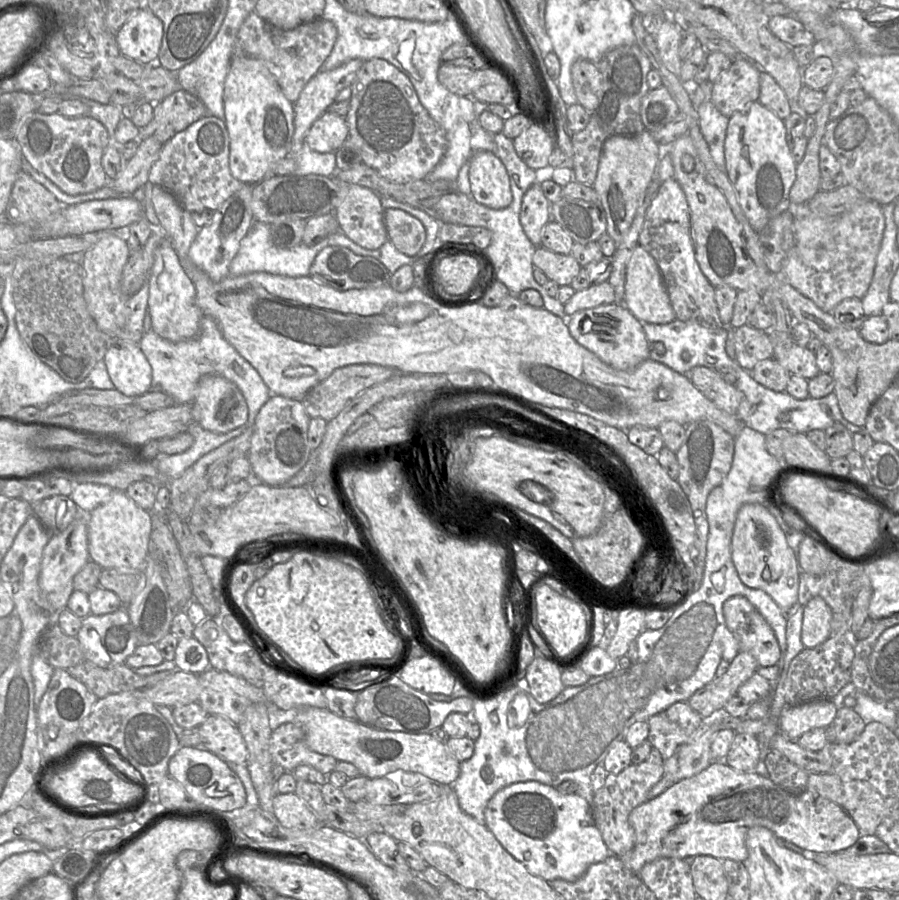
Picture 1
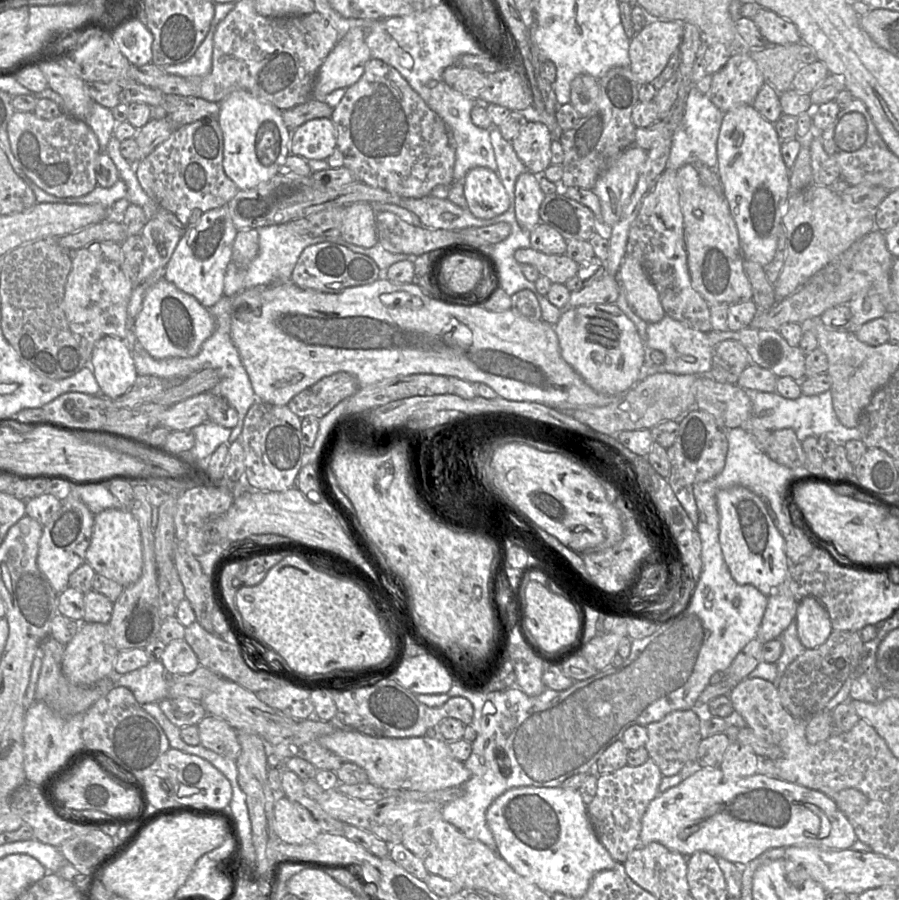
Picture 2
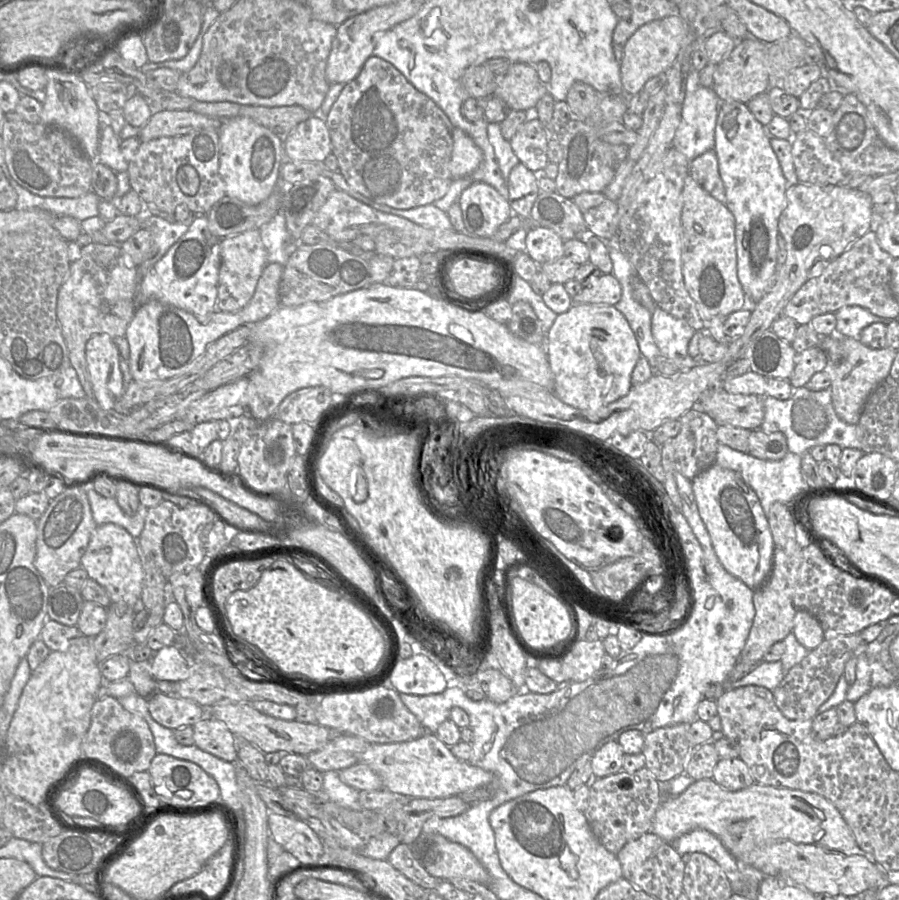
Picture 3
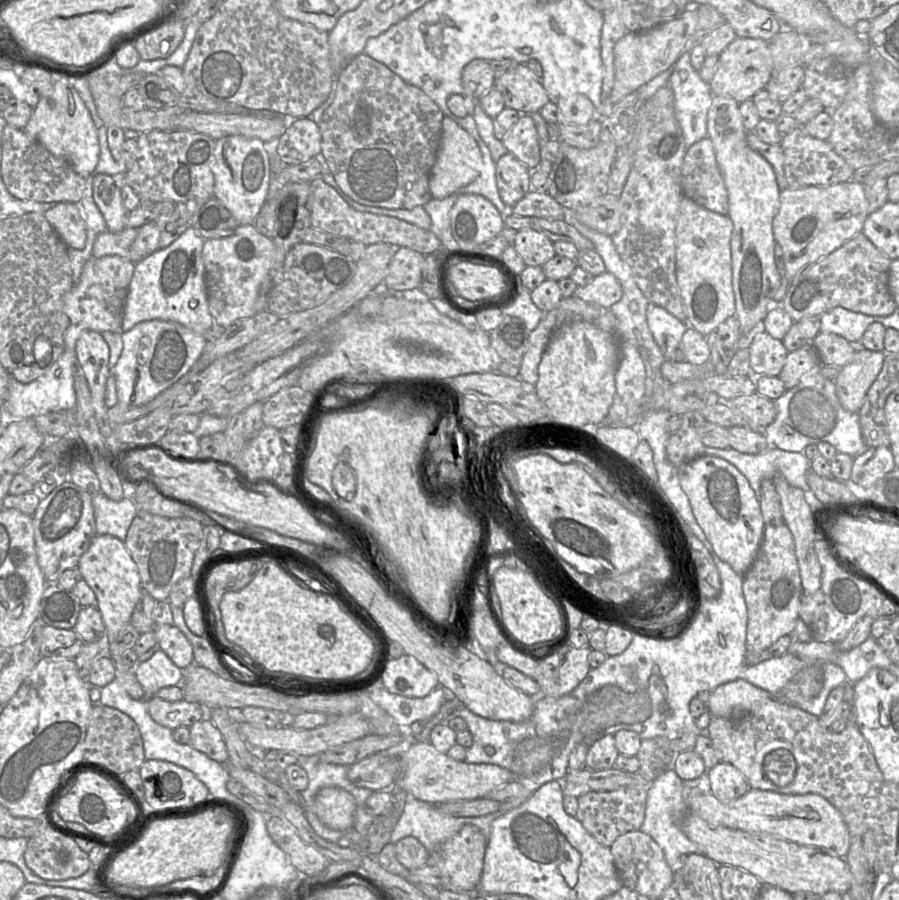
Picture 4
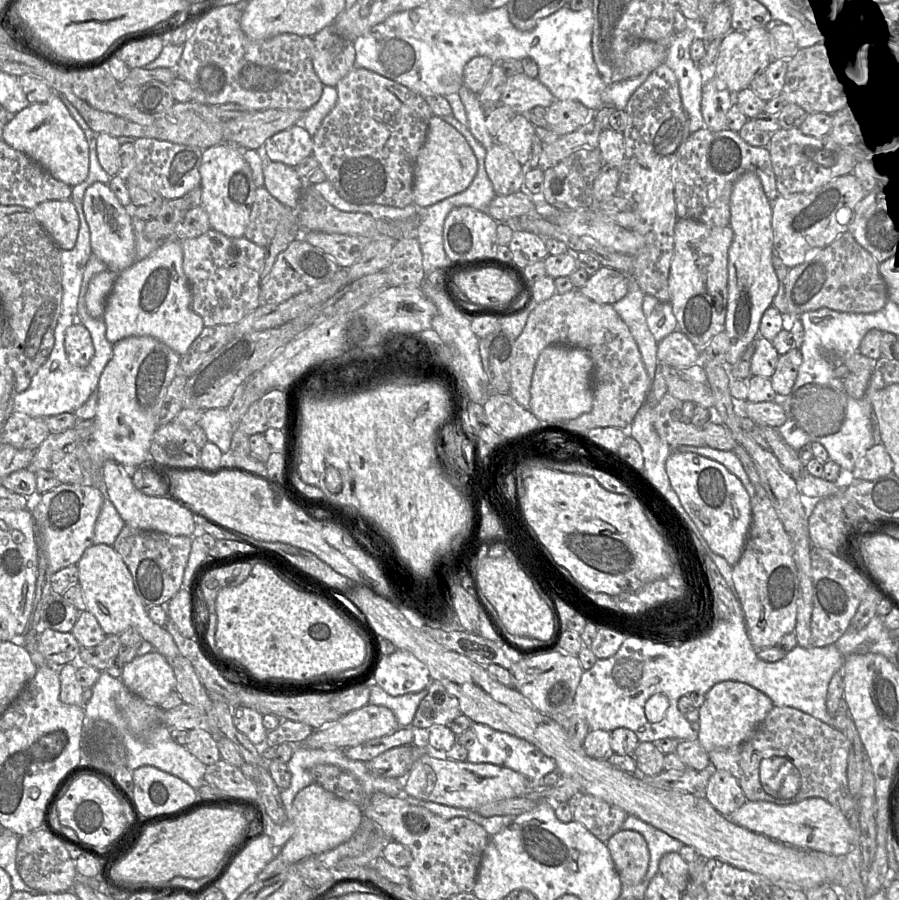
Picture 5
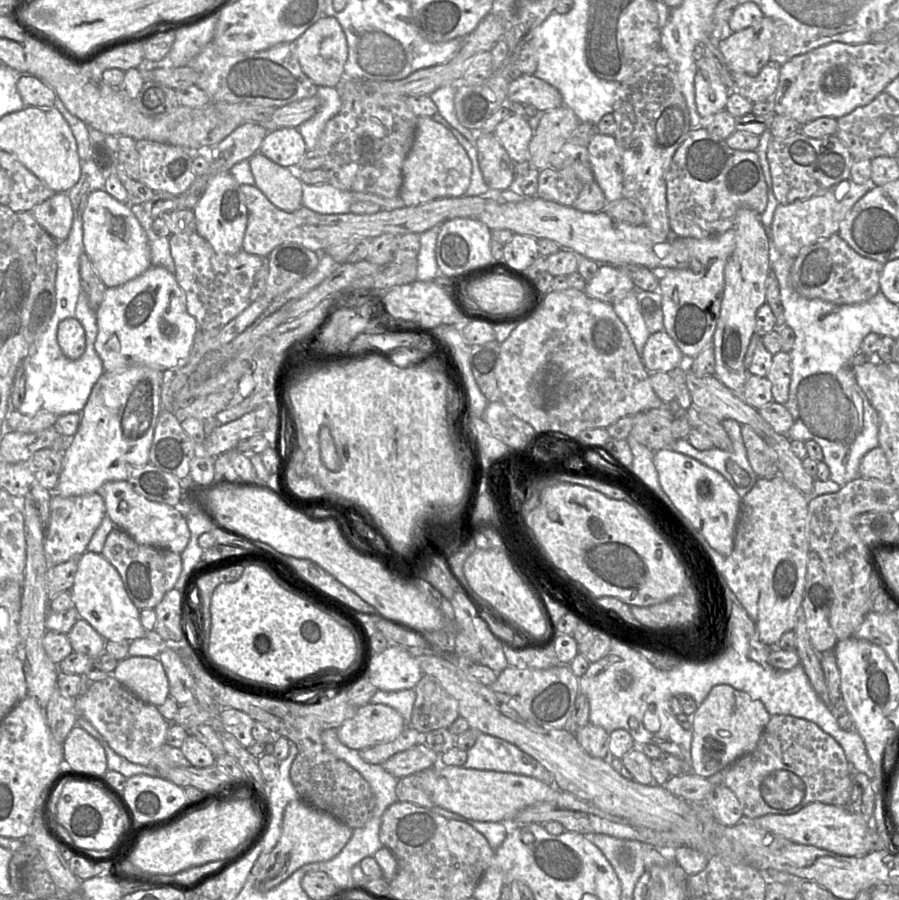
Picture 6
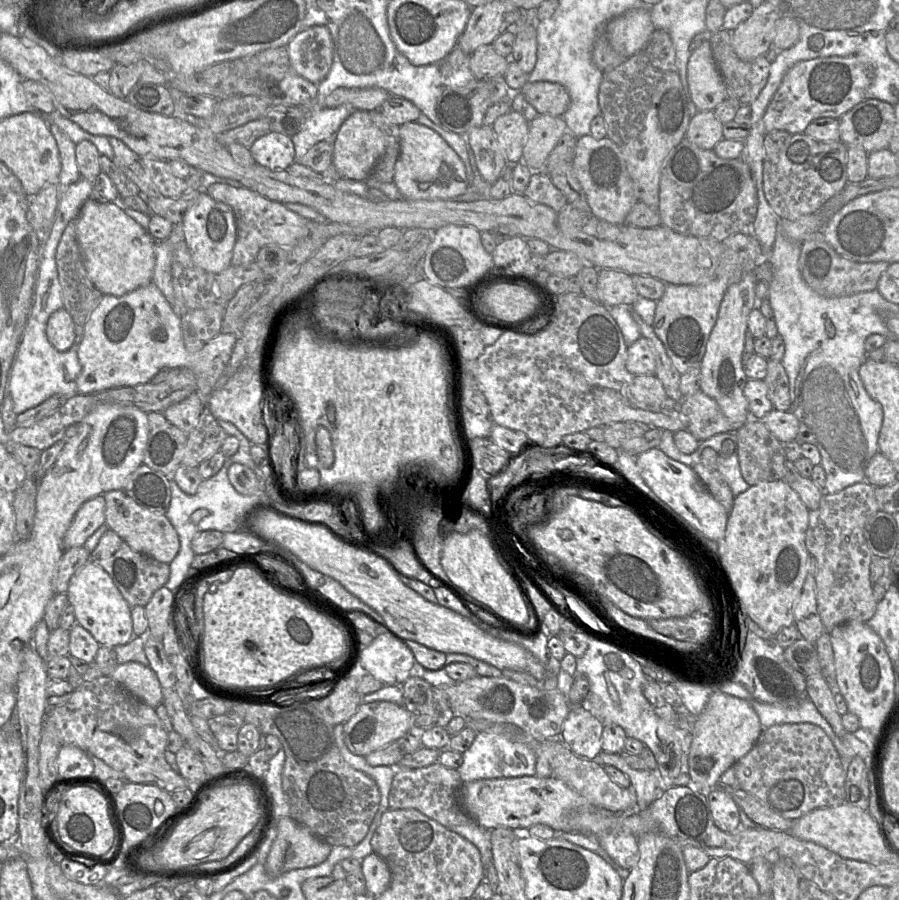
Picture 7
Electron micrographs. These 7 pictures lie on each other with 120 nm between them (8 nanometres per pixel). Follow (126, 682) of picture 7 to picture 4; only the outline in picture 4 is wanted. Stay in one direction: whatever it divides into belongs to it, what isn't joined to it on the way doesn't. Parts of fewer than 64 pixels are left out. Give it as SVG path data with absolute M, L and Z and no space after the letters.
M158 649L150 659L139 664L135 674L146 697L155 697L160 689L180 685L183 680L183 670L161 649Z

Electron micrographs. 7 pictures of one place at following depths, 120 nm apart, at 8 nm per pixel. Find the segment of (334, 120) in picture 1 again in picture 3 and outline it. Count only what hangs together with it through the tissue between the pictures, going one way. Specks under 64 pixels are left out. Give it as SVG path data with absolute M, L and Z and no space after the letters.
M312 115L299 123L283 142L286 160L293 162L323 162L332 153L326 122Z

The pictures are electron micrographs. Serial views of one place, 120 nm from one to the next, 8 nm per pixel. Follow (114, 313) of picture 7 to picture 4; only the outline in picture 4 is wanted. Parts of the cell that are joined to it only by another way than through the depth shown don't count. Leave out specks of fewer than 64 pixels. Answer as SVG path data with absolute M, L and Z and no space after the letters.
M189 227L169 246L135 263L124 306L123 332L140 322L155 319L177 322L200 335L212 330L214 320L209 312L202 259L204 243L205 239Z

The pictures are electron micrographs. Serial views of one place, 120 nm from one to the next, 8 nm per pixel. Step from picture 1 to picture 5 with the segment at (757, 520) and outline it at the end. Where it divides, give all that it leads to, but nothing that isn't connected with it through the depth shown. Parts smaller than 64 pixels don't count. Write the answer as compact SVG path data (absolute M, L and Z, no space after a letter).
M679 450L671 452L665 468L683 508L711 550L735 566L742 555L752 520L752 499L740 479L715 460Z

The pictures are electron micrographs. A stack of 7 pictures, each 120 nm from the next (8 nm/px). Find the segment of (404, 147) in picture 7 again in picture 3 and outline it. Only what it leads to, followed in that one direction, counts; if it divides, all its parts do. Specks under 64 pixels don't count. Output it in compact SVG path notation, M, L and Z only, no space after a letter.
M453 128L453 151L449 163L452 181L473 173L483 160L482 150L460 128Z

